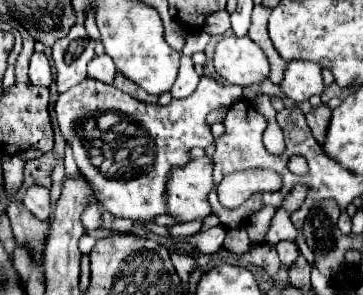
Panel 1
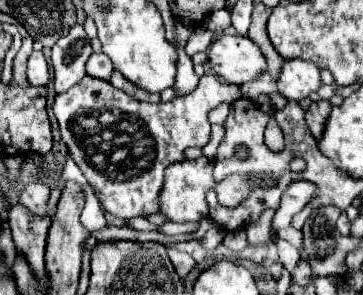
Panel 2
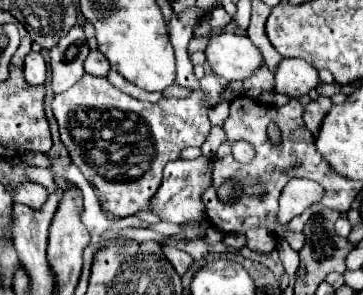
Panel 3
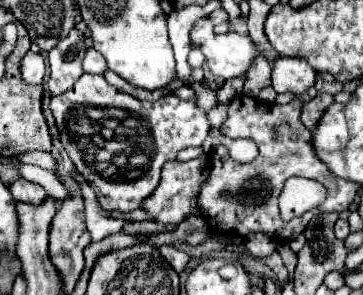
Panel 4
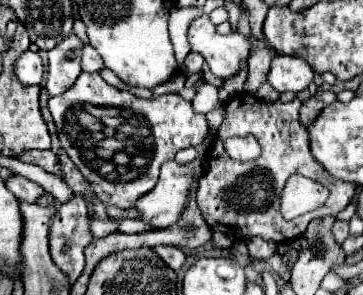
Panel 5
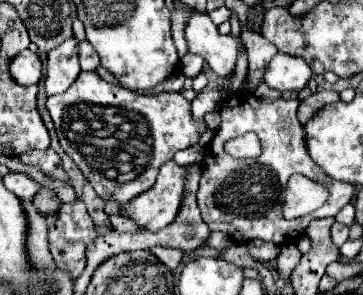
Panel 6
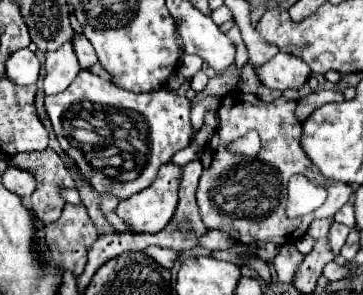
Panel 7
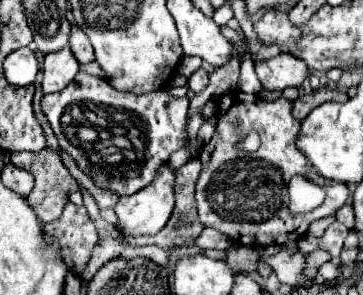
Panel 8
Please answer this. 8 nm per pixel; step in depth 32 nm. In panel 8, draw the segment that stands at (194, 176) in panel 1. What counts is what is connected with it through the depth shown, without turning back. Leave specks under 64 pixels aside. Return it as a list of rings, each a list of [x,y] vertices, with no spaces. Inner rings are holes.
[[[168,164],[160,166],[158,176],[154,178],[154,182],[150,186],[146,186],[144,190],[132,194],[132,196],[124,196],[118,200],[114,212],[120,220],[120,232],[122,234],[130,234],[130,236],[140,236],[140,234],[158,234],[174,208],[174,182],[176,182],[176,170],[172,170]]]

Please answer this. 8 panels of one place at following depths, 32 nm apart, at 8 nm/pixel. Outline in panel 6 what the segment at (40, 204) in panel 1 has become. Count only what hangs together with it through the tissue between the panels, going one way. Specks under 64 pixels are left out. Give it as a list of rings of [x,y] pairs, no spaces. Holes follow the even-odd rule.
[[[10,172],[4,176],[4,186],[16,194],[20,200],[32,200],[32,196],[36,196],[36,192],[40,190],[40,184],[30,180],[26,174],[18,174],[18,172]]]

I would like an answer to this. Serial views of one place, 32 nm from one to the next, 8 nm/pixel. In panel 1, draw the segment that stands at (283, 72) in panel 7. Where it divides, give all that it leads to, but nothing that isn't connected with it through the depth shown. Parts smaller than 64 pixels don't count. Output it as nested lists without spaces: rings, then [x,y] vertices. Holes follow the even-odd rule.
[[[288,62],[284,82],[280,86],[288,98],[296,104],[308,100],[314,94],[322,94],[326,84],[322,80],[322,68],[314,62]]]

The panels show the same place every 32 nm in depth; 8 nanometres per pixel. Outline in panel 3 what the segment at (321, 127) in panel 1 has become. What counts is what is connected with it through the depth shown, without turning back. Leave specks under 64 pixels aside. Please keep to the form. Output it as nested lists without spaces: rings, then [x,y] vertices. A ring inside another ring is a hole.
[[[320,96],[318,100],[312,100],[312,102],[306,106],[306,110],[304,110],[304,124],[308,126],[310,132],[316,134],[316,132],[320,130],[320,124],[322,124],[324,116],[328,114],[330,106],[332,106],[330,98],[324,98],[324,96]]]

